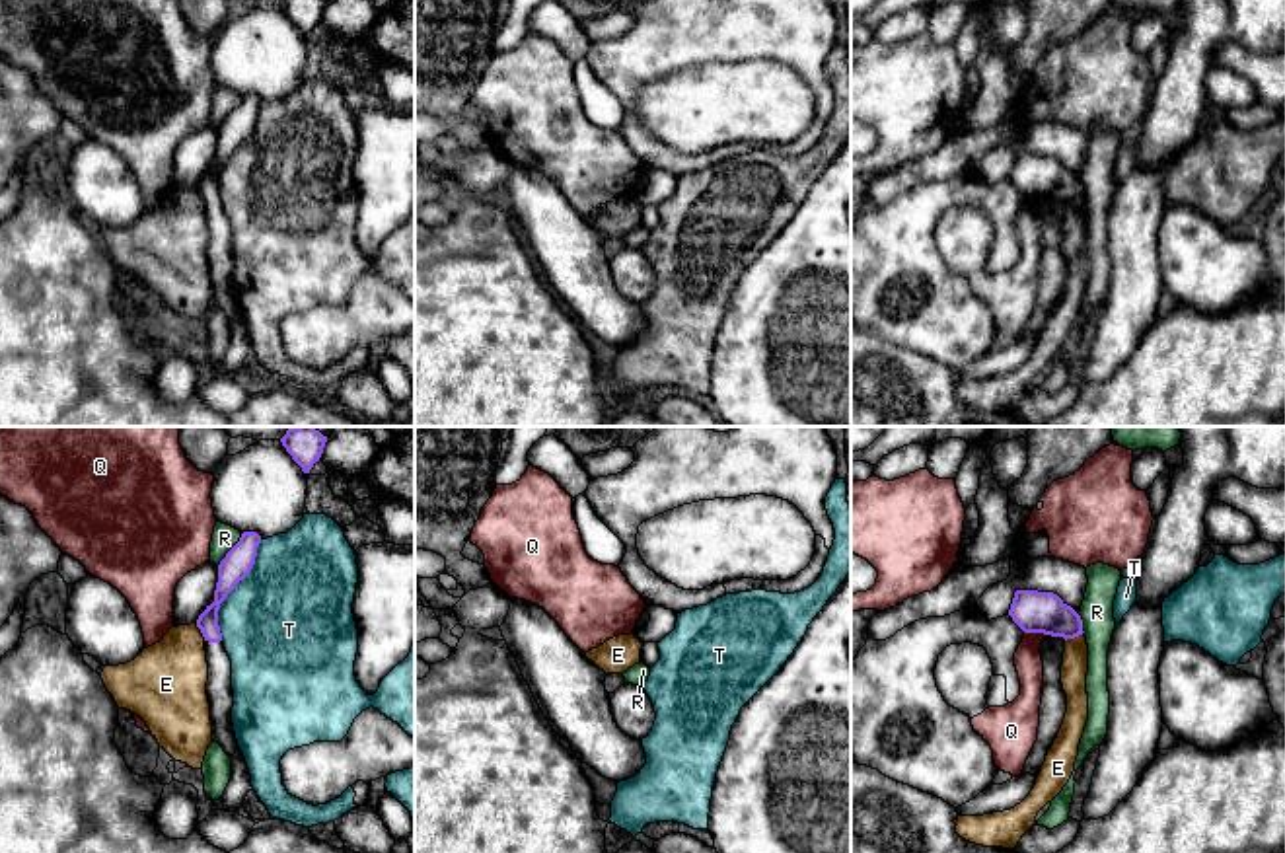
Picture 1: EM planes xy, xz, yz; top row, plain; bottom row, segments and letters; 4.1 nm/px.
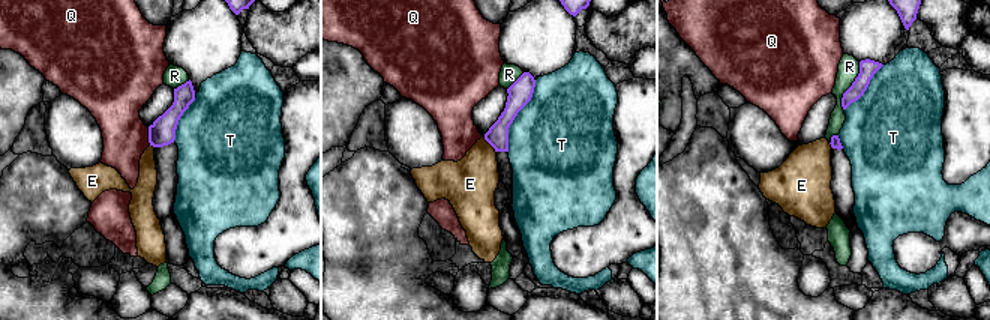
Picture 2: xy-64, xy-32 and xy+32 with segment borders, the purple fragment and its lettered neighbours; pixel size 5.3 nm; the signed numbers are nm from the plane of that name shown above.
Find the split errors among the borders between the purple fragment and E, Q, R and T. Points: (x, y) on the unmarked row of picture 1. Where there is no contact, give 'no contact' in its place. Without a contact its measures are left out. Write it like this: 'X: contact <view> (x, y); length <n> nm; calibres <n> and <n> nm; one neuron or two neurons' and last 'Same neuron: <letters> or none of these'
E: contact yz (1073, 201); length 90 nm; calibres 180 and 110 nm; two neurons
Q: contact yz (1036, 195); length 100 nm; calibres 180 and 120 nm; two neurons
R: contact xy (230, 113); length 170 nm; calibres 120 and 100 nm; two neurons
T: contact xy (232, 152); length 440 nm; calibres 120 and 480 nm; two neurons
Same neuron: none of these

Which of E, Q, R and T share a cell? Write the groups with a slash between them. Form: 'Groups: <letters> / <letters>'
Groups: E / Q / R / T

